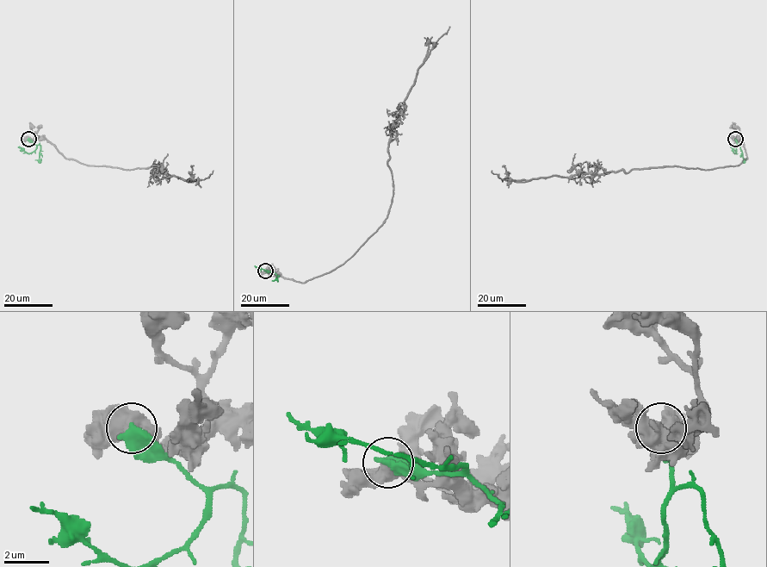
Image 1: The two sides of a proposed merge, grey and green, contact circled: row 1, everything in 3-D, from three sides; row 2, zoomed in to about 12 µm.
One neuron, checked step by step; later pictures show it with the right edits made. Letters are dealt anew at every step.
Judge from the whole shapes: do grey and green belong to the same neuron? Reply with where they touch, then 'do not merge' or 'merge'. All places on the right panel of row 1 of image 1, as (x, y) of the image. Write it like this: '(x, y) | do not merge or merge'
(735, 139) | do not merge

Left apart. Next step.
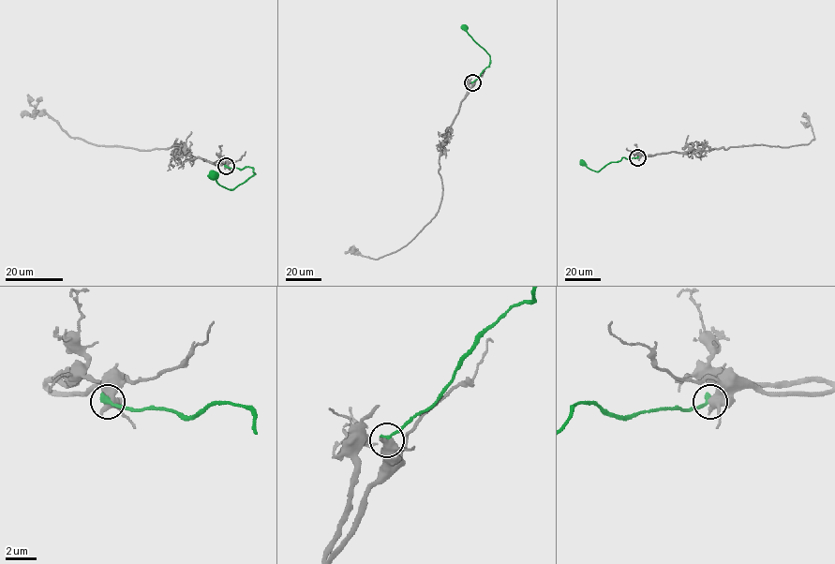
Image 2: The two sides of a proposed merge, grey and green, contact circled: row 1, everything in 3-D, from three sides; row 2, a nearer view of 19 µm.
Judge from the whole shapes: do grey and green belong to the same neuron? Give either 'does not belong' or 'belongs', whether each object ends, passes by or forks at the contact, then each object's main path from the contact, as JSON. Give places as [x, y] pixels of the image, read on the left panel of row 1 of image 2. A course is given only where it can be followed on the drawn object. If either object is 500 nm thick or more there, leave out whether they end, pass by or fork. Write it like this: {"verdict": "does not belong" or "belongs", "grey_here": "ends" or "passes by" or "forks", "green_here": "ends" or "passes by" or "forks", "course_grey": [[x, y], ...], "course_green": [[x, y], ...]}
{"verdict": "does not belong", "course_grey": [[226, 166], [171, 154], [178, 147], [173, 146], [138, 150], [70, 137], [37, 111], [28, 94]], "course_green": [[226, 166], [251, 168], [255, 174], [231, 189], [221, 186], [213, 175]]}

